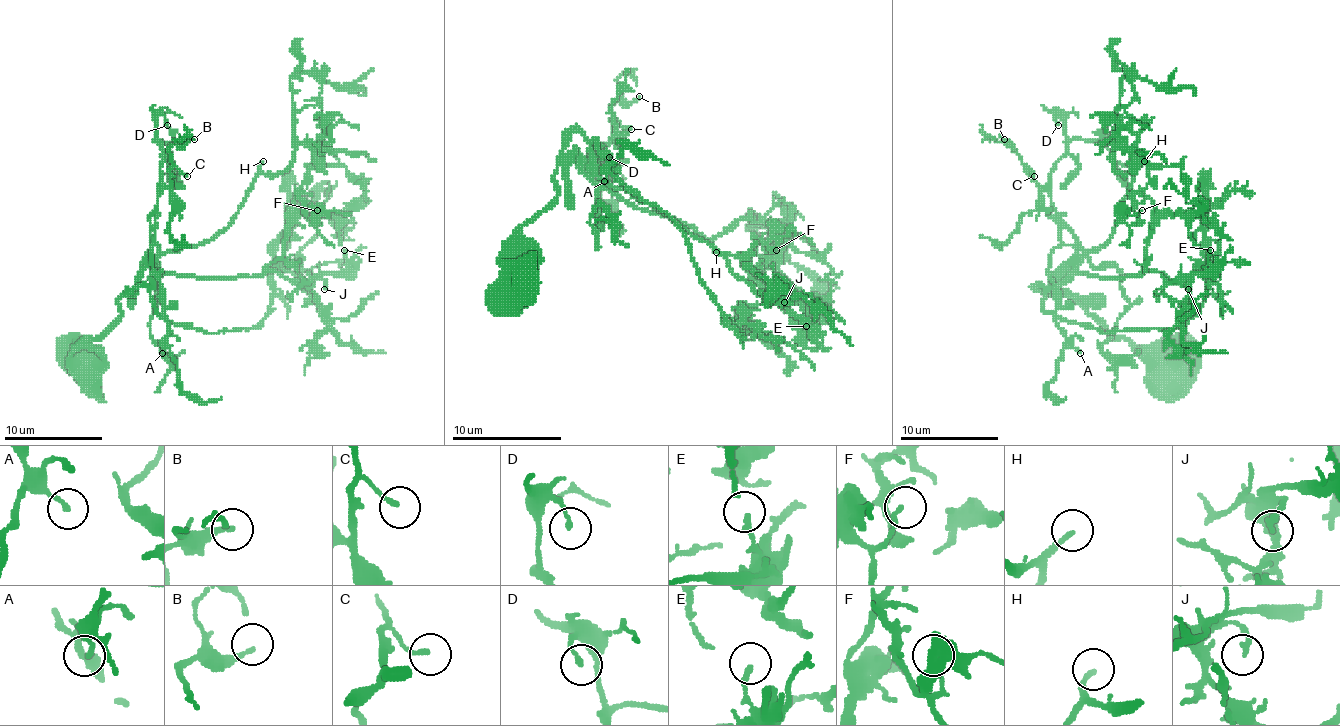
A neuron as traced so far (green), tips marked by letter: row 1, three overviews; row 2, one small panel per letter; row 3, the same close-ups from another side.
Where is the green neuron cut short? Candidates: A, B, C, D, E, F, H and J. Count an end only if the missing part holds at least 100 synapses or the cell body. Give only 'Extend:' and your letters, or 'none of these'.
Extend: H

